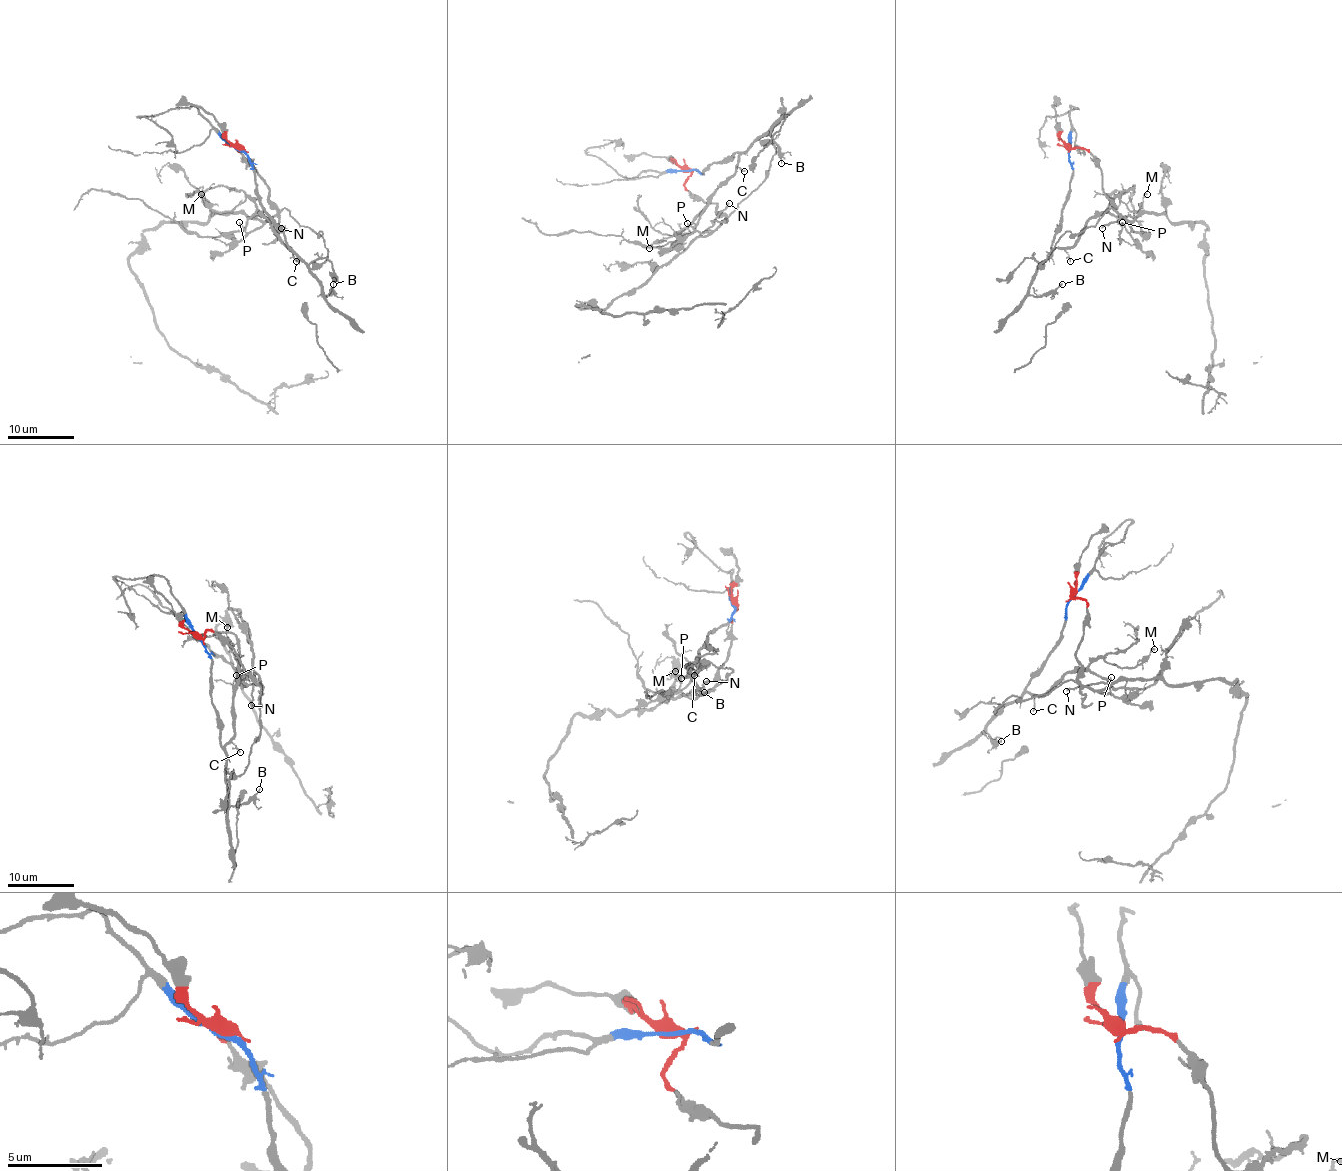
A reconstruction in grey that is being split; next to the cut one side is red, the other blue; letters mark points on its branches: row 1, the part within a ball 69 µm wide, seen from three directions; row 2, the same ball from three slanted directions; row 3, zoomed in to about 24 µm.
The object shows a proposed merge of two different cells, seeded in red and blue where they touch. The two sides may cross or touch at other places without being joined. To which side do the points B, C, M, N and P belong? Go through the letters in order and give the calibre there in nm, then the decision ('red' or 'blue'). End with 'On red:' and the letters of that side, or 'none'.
B: 140 nm | blue
C: 100 nm | blue
M: 140 nm | blue
N: 170 nm | red
P: 150 nm | red
On red: N, P

